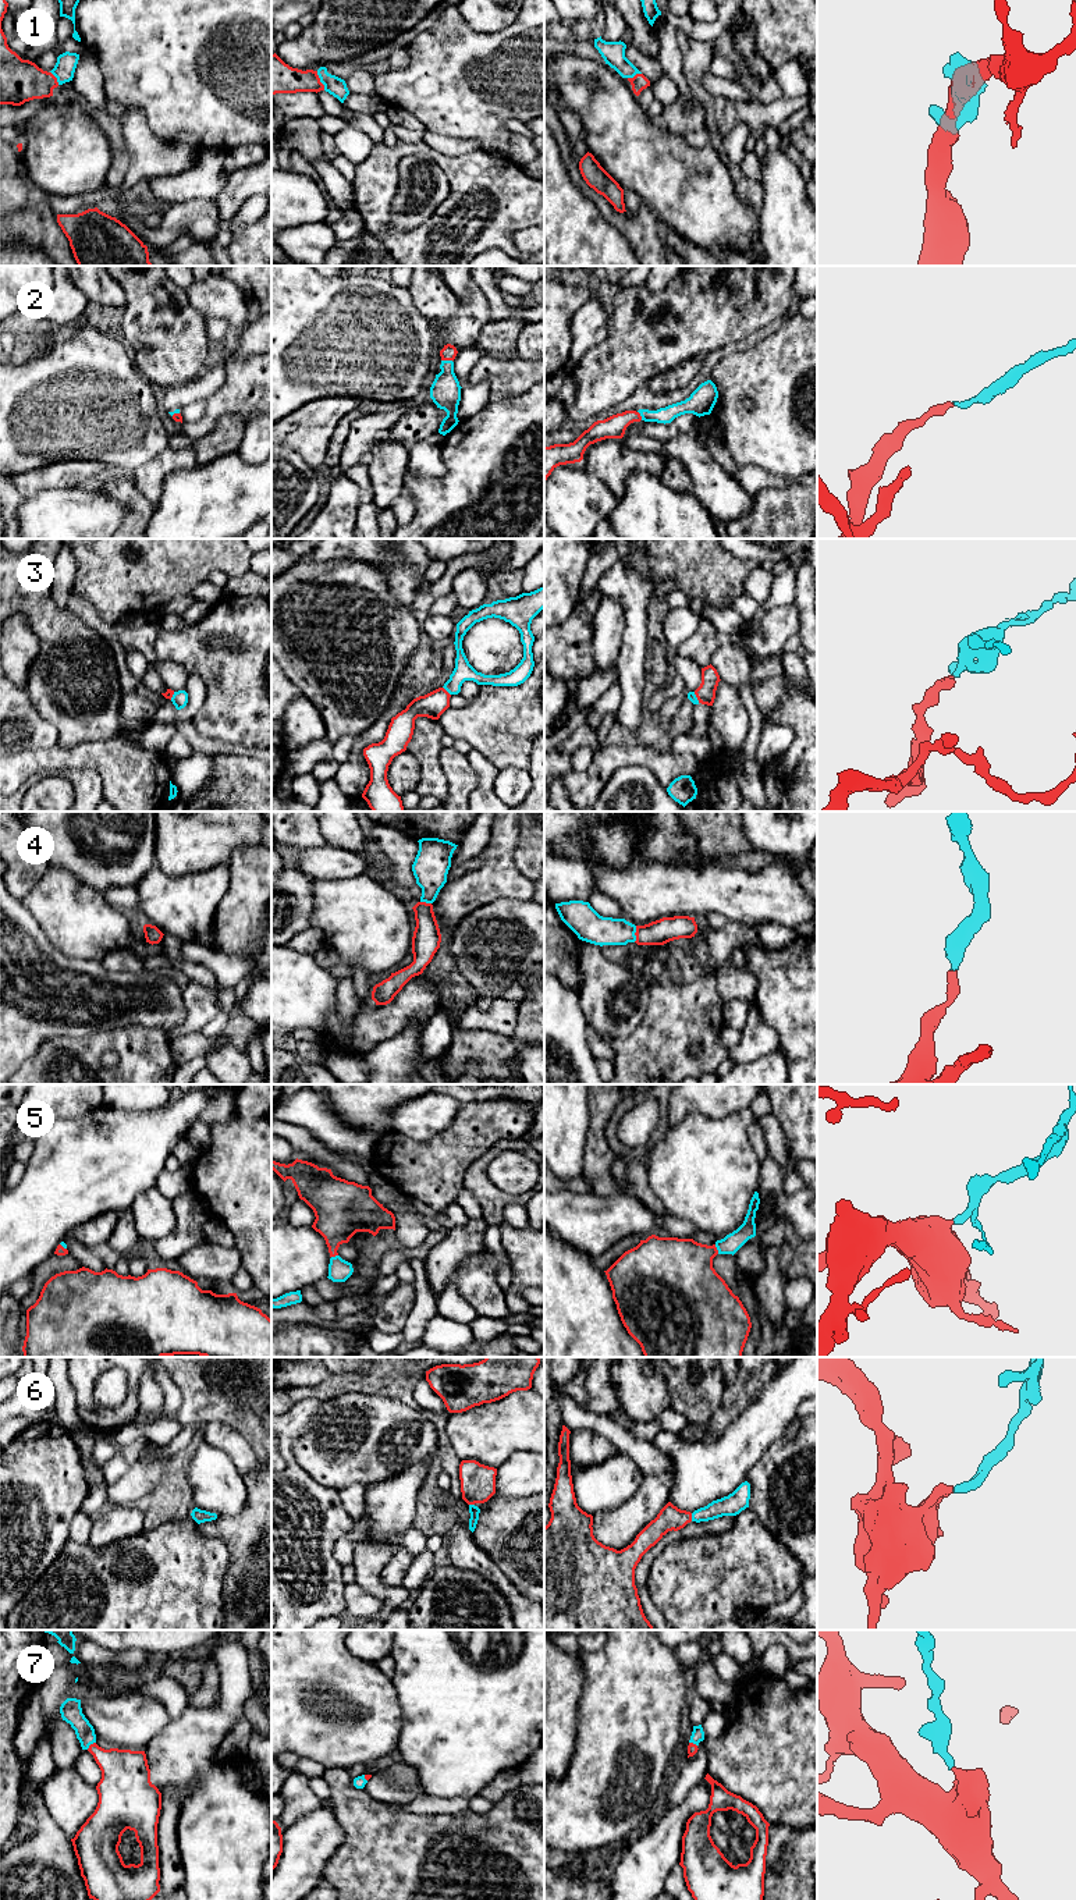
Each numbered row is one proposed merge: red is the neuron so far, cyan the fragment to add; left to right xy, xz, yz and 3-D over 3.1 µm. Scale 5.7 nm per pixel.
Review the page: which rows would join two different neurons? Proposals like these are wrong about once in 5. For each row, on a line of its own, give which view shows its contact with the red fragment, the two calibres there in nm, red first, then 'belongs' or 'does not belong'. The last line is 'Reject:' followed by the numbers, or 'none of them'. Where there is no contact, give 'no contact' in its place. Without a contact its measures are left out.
1: contact in xz; calibres 190 and 110 nm; belongs
2: contact in xz; calibres 90 and 180 nm; belongs
3: contact in xz; calibres 150 and 110 nm; belongs
4: contact in yz; calibres 140 and 170 nm; belongs
5: contact in yz; calibres 380 and 110 nm; belongs
6: contact in yz; calibres 140 and 120 nm; belongs
7: contact in xy; calibres 260 and 120 nm; belongs
Reject: none of them

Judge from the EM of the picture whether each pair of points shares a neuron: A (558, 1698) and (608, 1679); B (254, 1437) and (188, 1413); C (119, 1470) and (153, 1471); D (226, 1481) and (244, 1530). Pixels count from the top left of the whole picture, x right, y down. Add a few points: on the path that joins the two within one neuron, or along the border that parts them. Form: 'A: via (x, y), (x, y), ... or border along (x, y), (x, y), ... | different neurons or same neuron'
A: border along (579, 1658), (583, 1684), (576, 1722) | different neurons
B: via (237, 1420), (230, 1413), (205, 1413) | same neuron
C: border along (130, 1465), (120, 1477), (107, 1485) | different neurons
D: border along (245, 1481), (245, 1506), (237, 1515), (217, 1516) | different neurons

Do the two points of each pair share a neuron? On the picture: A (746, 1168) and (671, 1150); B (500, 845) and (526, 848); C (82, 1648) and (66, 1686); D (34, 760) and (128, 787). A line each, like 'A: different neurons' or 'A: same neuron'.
A: same neuron
B: different neurons
C: different neurons
D: same neuron

